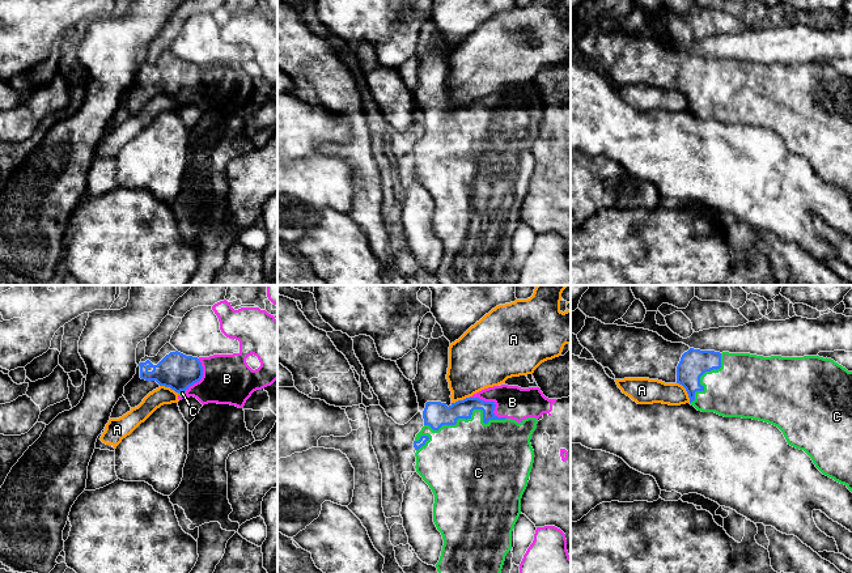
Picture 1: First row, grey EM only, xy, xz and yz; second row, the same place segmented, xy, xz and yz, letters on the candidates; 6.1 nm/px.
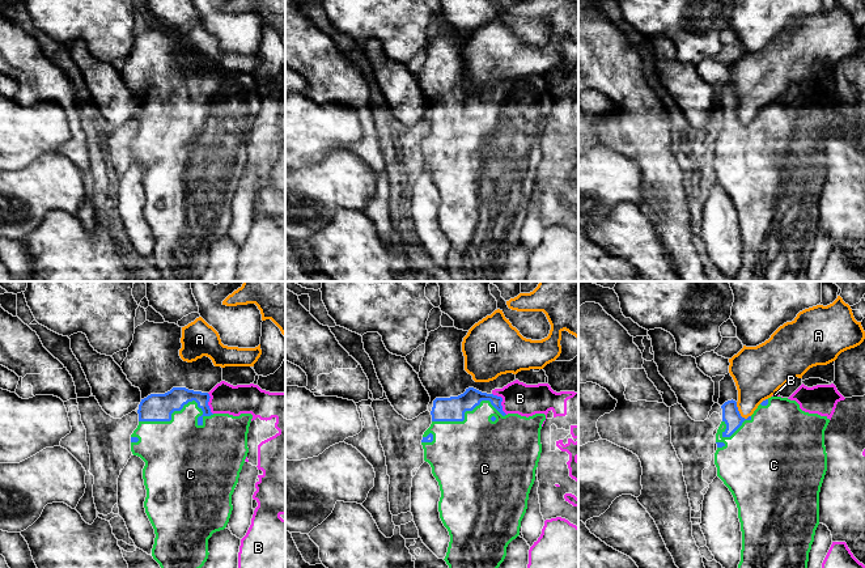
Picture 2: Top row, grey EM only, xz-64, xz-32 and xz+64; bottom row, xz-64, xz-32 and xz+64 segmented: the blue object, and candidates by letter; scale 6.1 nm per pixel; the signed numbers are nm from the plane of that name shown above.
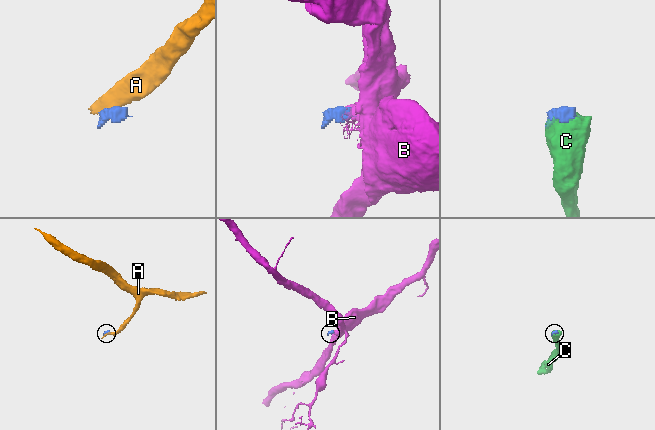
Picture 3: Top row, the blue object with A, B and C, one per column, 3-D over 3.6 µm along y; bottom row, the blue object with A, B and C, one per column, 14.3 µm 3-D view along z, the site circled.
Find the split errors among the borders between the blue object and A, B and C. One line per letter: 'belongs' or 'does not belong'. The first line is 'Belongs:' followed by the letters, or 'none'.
Belongs: C
A: does not belong
B: does not belong
C: belongs

